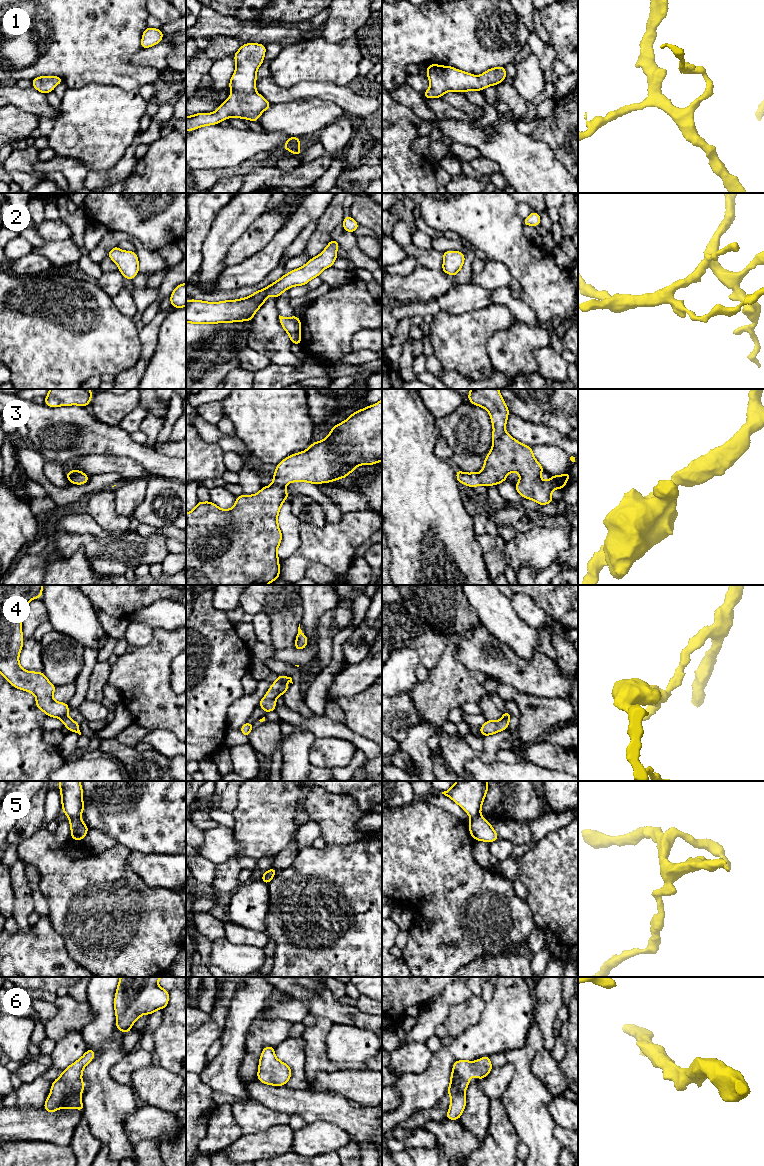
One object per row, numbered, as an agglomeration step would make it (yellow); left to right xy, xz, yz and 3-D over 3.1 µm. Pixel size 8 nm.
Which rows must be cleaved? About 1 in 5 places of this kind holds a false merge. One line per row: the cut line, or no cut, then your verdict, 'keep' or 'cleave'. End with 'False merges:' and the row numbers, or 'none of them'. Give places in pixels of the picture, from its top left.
1: no cut; keep
2: no cut; keep
3: no cut; keep
4: no cut; keep
5: cut in xy along (79, 816), (71, 816), (69, 818); cleave
6: no cut; keep
False merges: 5

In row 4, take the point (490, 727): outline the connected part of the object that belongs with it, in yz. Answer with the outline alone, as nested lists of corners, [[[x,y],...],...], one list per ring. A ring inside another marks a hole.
[[[503,712],[502,718],[498,721],[487,720],[484,725],[479,727],[480,733],[484,738],[488,735],[496,734],[497,732],[503,731],[508,728],[511,713]]]

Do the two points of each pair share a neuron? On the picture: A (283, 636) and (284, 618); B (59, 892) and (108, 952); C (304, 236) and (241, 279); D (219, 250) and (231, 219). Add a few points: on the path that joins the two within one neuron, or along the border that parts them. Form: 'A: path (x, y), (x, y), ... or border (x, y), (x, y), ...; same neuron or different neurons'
A: path (284, 632), (284, 622); same neuron
B: path (74, 907), (104, 937); same neuron
C: border (301, 231), (286, 248), (279, 260); different neurons
D: path (219, 242), (228, 227); same neuron

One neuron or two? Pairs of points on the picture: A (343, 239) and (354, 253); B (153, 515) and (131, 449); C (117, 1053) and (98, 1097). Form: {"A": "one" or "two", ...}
{"A": "one", "B": "two", "C": "one"}

